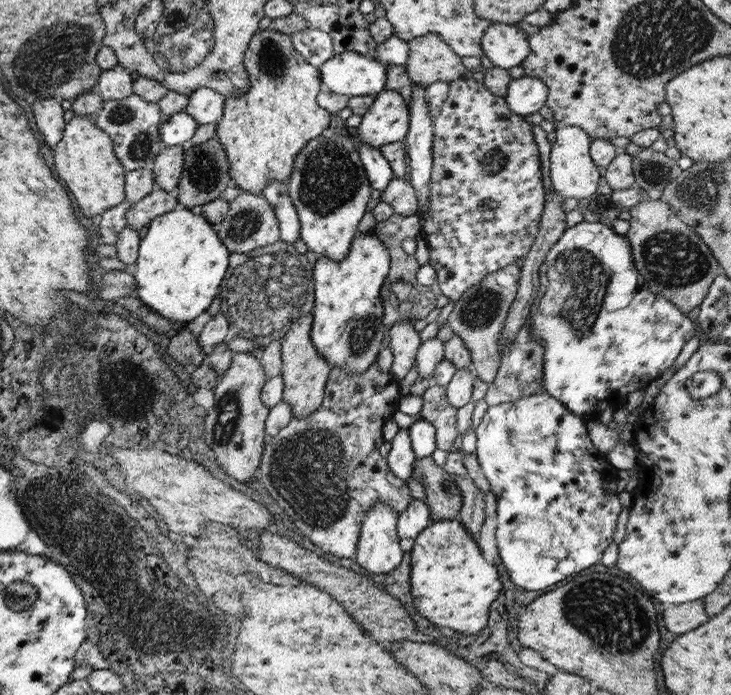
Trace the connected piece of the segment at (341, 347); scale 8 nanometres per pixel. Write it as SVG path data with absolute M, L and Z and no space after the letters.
M371 231L356 233L343 260L334 261L323 255L318 255L315 260L312 268L312 294L314 297L311 310L310 341L329 366L340 368L340 371L348 373L363 372L374 362L383 347L381 340L385 326L382 323L379 289L388 272L389 263L390 256L385 245Z

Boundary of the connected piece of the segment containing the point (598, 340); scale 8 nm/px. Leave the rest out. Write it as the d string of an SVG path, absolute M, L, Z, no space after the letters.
M581 221L573 226L566 227L559 240L552 245L552 249L544 256L538 270L539 287L537 294L530 306L529 324L532 337L539 341L544 348L542 360L542 383L549 396L558 400L569 412L585 419L599 418L604 410L615 411L626 404L626 396L634 390L643 390L651 380L659 377L662 370L666 370L673 364L681 346L687 342L696 332L696 326L692 316L678 311L671 302L662 296L653 294L643 284L643 277L634 267L630 246L625 235L619 235L612 227L598 222Z

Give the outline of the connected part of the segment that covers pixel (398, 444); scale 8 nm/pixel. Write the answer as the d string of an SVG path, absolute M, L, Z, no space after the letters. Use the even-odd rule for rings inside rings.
M401 427L389 443L389 453L385 458L387 468L403 484L409 484L409 477L412 476L412 467L416 456L410 445L408 428Z

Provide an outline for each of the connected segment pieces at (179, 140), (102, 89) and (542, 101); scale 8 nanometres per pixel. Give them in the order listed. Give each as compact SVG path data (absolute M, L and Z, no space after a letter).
M185 110L176 112L161 120L159 124L159 135L161 141L167 146L185 146L197 130L197 122L186 114Z
M117 63L111 70L100 70L95 90L103 101L121 100L132 93L132 78L127 69Z
M523 75L517 80L510 80L503 98L509 110L523 118L546 104L547 93L548 88L542 80Z

